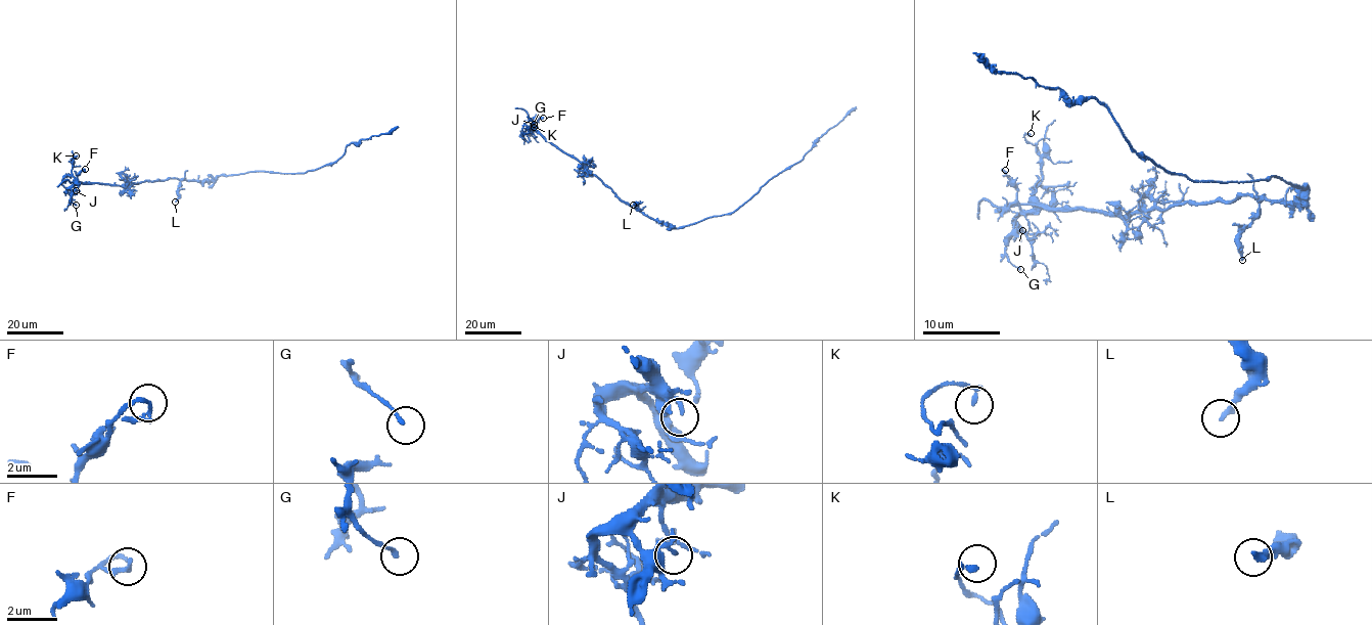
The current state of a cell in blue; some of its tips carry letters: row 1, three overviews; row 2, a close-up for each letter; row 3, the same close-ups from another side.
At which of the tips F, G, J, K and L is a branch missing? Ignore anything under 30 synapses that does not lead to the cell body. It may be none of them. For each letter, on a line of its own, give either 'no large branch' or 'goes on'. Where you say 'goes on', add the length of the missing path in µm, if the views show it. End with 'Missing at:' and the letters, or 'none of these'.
F: no large branch
G: no large branch
J: no large branch
K: no large branch
L: no large branch
Missing at: none of these

